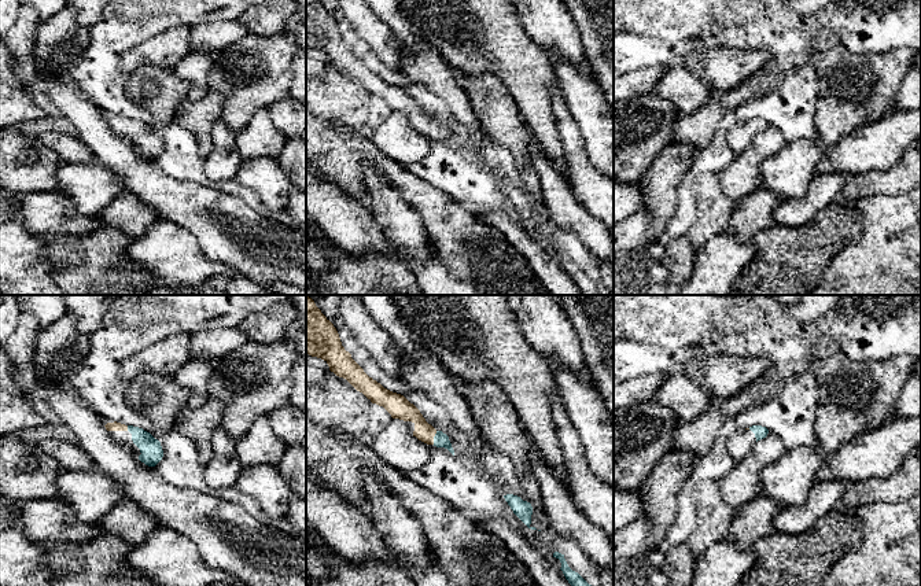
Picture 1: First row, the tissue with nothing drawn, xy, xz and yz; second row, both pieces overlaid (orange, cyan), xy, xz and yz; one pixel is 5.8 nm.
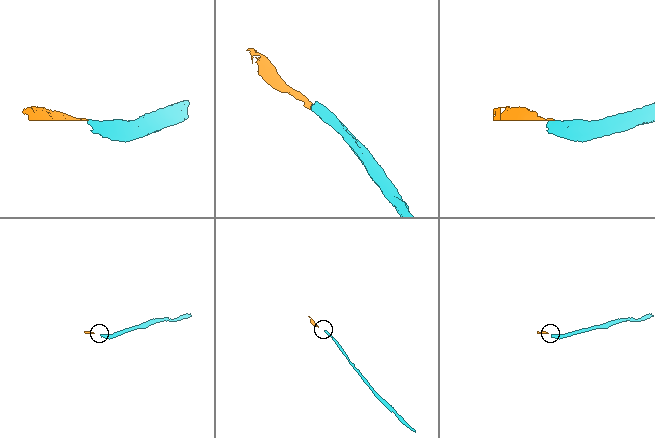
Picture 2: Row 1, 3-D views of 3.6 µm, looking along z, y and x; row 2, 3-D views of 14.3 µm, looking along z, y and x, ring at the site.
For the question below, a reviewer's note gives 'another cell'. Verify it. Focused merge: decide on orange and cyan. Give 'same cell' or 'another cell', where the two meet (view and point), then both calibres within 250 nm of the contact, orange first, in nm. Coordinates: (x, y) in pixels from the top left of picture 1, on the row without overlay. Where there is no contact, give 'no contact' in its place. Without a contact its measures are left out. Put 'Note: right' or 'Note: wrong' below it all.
same cell; contact xz (433, 131); calibres 120 and 90 nm
Note: wrong

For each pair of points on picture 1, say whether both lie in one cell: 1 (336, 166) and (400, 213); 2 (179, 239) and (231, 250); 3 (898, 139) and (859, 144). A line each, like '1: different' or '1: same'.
1: different
2: different
3: same

